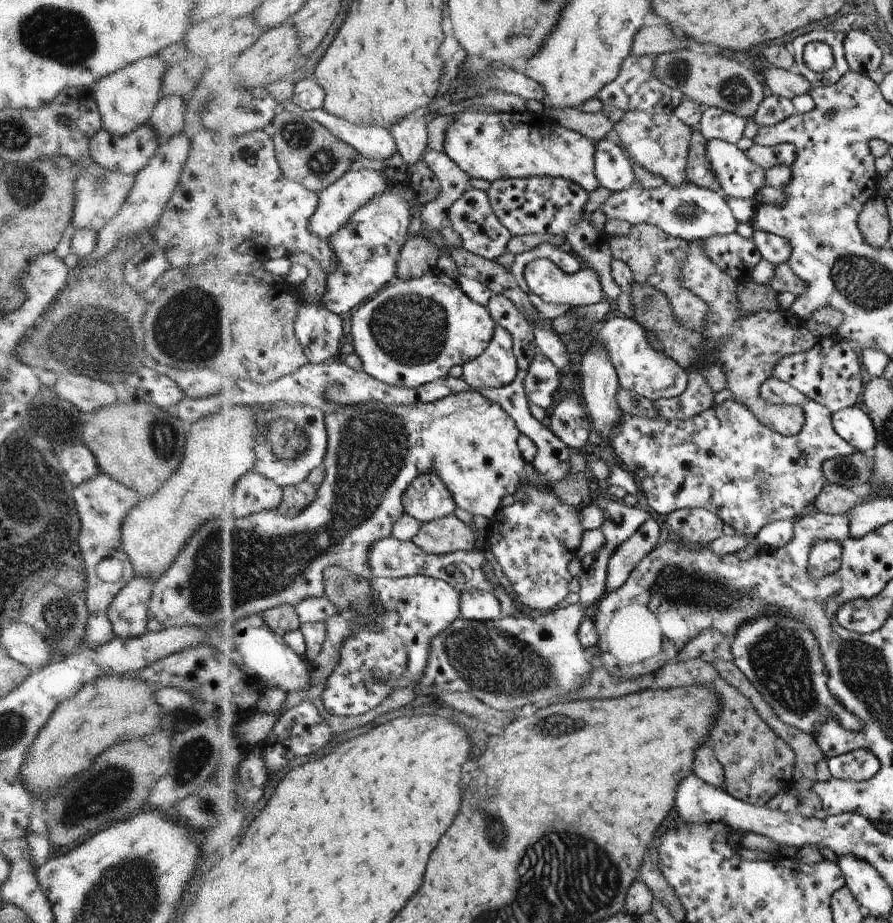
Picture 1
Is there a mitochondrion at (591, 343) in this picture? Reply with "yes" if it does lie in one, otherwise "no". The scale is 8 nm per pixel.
no

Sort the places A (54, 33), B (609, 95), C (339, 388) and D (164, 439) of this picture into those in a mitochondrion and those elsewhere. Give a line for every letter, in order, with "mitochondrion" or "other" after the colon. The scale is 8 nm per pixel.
A: mitochondrion
B: other
C: mitochondrion
D: mitochondrion

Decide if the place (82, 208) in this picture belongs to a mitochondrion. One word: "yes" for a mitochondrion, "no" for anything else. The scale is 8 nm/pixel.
no

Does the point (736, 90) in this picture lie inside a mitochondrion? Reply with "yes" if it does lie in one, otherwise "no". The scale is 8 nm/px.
yes

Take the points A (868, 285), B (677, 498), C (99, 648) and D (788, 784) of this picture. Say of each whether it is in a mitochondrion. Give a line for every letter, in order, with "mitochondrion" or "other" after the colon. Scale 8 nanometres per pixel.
A: mitochondrion
B: other
C: other
D: other

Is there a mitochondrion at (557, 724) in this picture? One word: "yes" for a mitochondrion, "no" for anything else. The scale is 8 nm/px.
yes

